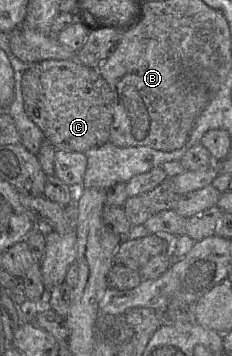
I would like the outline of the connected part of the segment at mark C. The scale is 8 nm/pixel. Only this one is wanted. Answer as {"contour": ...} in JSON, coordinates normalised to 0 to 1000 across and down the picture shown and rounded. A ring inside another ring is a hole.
{"contour":[[[203,166],[125,183],[95,213],[103,306],[246,421],[366,430],[470,399],[487,261],[418,199],[332,166]]]}

